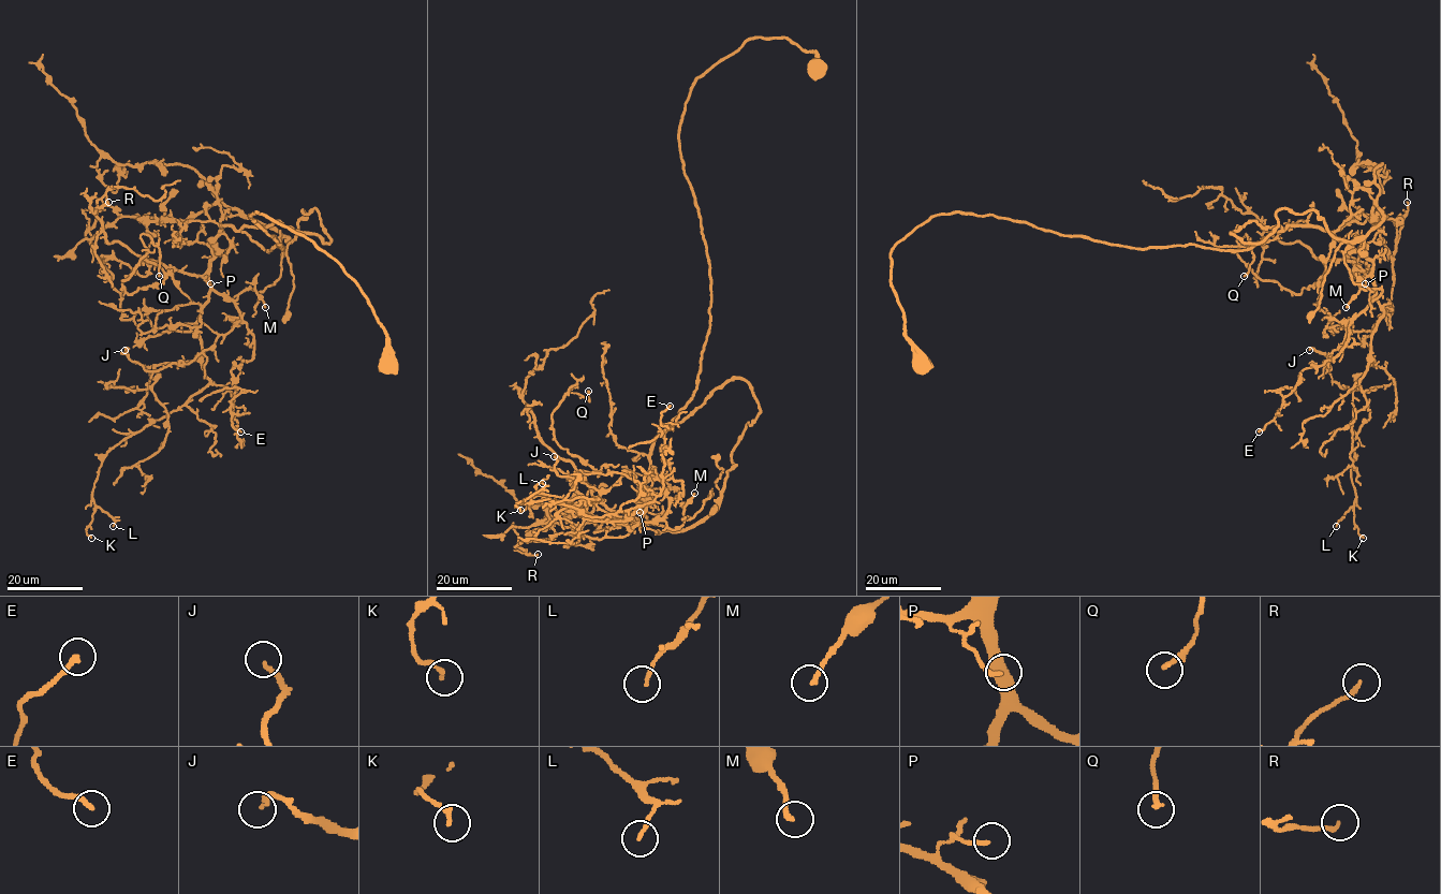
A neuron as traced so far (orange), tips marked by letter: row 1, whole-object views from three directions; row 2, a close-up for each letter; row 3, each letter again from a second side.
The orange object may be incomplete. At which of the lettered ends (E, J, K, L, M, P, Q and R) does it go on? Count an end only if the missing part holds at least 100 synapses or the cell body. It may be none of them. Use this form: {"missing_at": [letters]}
{"missing_at": []}

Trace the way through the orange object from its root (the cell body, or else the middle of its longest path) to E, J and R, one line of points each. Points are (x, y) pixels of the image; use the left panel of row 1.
E: (386, 365), (335, 260), (259, 213), (281, 249), (221, 225), (208, 283), (254, 342), (231, 370), (240, 431)
J: (386, 365), (358, 284), (259, 213), (281, 249), (214, 240), (235, 325), (153, 371), (125, 350)
R: (386, 365), (358, 284), (259, 213), (281, 249), (221, 225), (203, 305), (122, 319), (86, 235), (108, 202)

